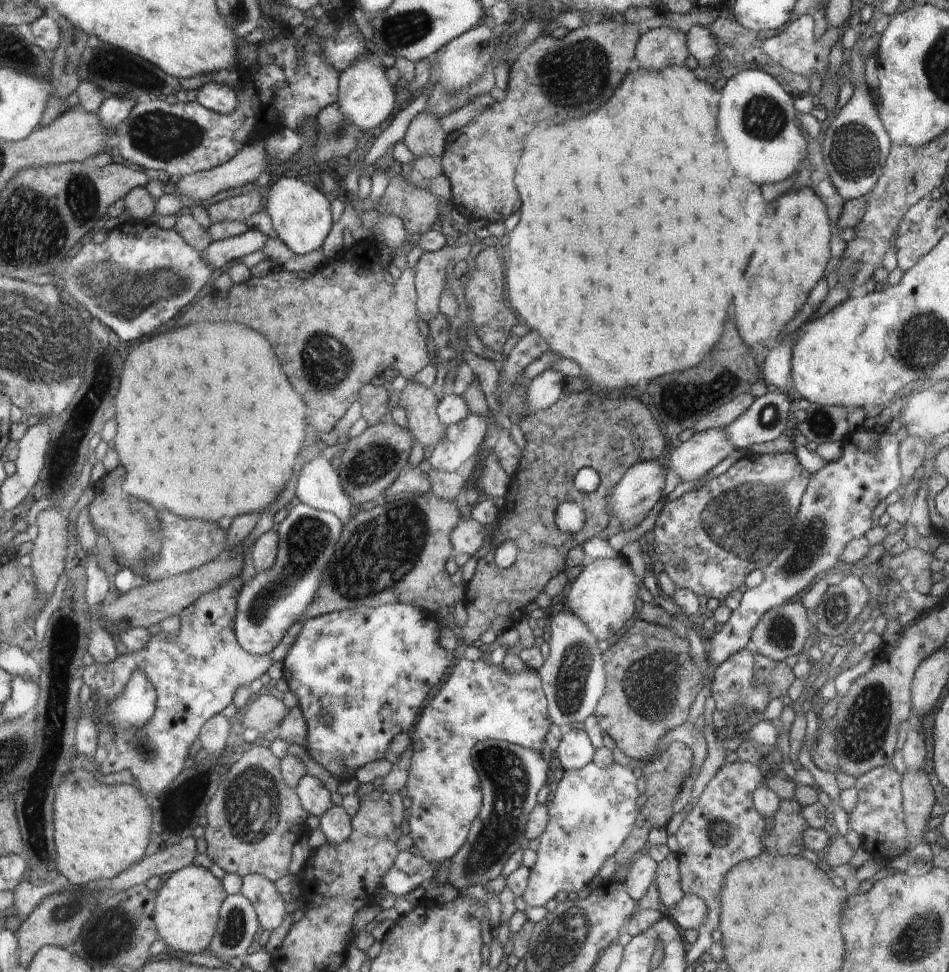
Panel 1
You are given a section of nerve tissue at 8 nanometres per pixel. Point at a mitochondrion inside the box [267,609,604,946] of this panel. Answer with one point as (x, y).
(507, 774)

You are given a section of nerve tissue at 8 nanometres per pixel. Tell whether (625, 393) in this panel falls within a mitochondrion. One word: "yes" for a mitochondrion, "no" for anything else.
no

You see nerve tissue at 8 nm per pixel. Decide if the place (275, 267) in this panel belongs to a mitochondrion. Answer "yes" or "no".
no

